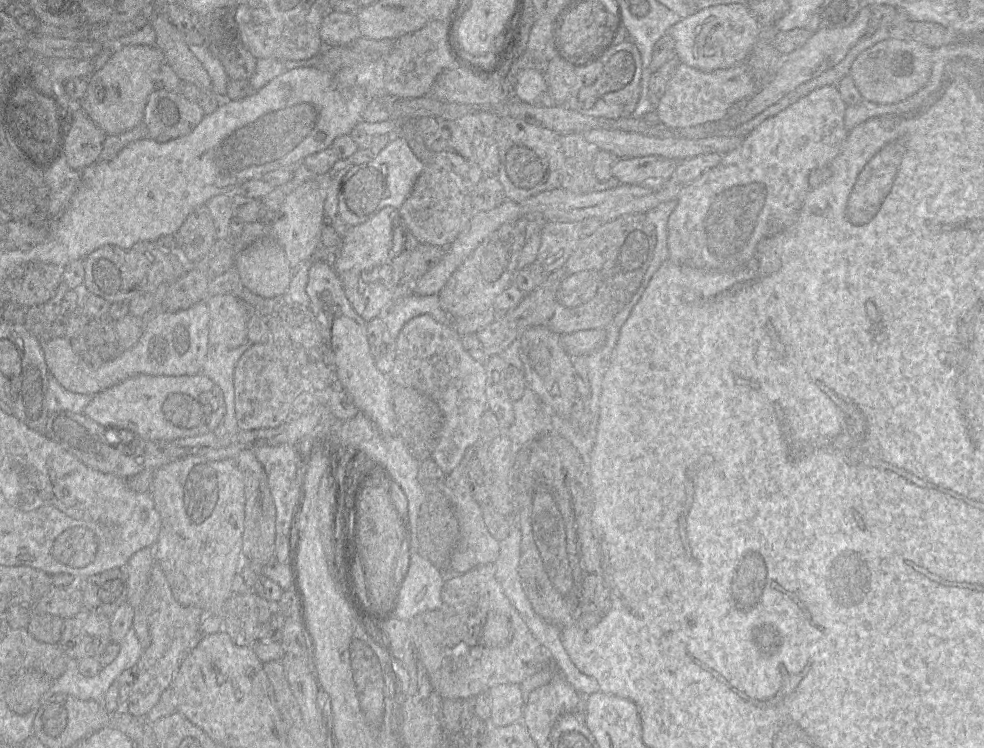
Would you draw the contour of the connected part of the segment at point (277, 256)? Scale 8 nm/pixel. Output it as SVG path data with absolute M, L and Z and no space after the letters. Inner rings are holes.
M261 239L235 257L242 284L264 298L283 296L289 289L292 269L282 247L273 239Z

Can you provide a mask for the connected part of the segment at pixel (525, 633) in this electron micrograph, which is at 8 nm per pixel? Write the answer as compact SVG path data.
M494 564L477 566L462 575L445 575L441 599L440 609L427 611L409 621L408 645L415 649L433 689L442 699L473 699L499 684L520 684L549 662L549 655L504 594L495 577Z

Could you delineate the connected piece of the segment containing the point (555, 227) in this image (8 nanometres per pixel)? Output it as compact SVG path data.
M546 222L536 261L552 273L566 263L581 239L580 222Z

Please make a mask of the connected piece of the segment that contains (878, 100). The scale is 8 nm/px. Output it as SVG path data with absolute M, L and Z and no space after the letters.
M887 39L863 51L854 61L850 75L866 101L876 104L898 103L917 93L929 81L933 50L916 41Z

